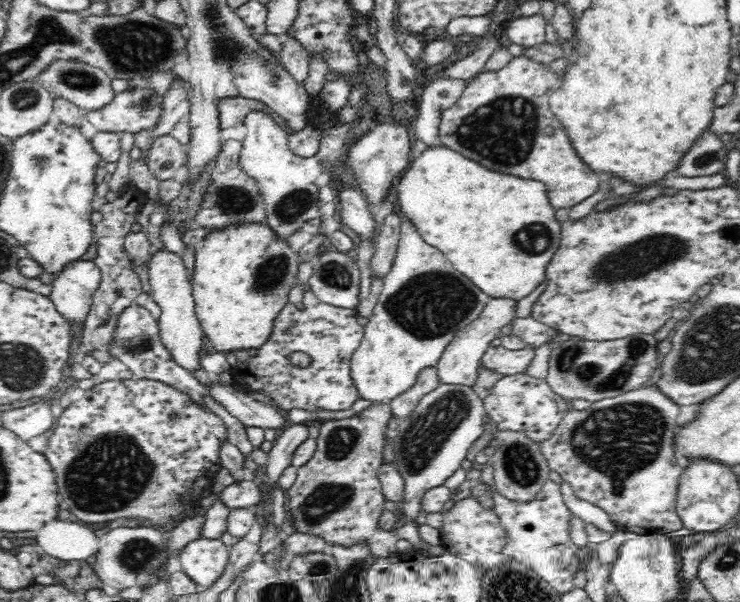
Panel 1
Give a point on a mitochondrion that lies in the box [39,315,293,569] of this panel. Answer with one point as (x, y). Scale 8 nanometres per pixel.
(111, 472)

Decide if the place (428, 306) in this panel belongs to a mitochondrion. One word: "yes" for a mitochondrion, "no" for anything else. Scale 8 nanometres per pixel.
yes

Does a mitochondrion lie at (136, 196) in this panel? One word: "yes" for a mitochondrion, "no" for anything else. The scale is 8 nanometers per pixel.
no

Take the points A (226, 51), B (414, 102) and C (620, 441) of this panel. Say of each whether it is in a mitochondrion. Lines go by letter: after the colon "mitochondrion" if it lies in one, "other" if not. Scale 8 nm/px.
A: mitochondrion
B: other
C: mitochondrion

